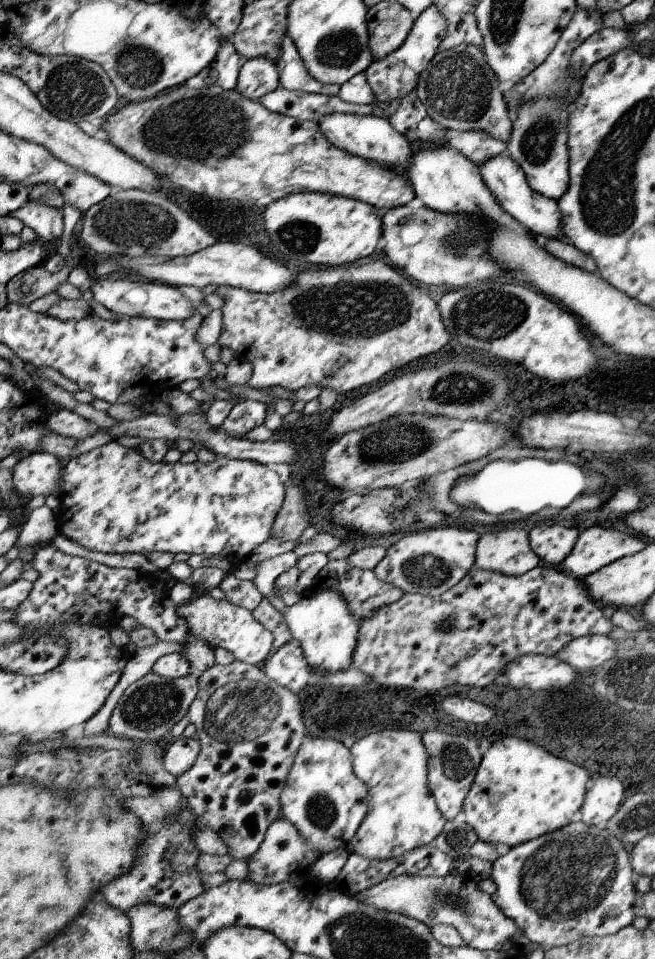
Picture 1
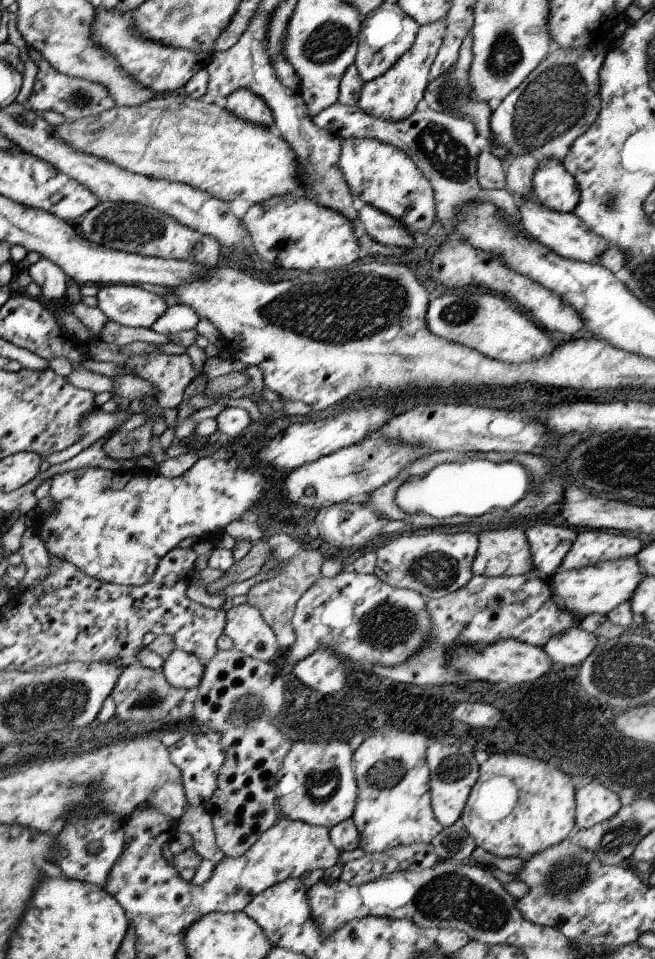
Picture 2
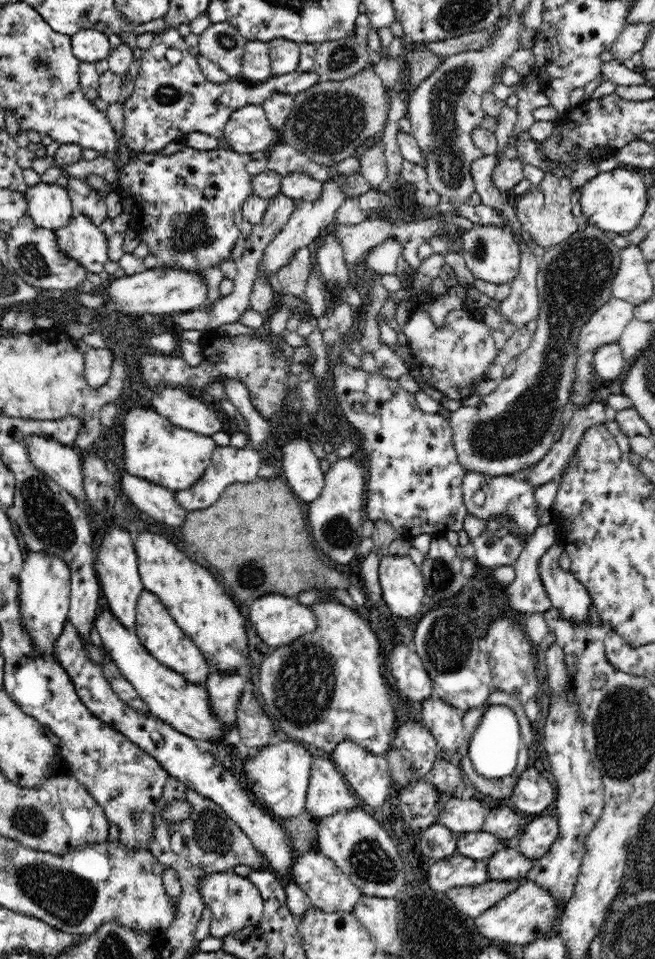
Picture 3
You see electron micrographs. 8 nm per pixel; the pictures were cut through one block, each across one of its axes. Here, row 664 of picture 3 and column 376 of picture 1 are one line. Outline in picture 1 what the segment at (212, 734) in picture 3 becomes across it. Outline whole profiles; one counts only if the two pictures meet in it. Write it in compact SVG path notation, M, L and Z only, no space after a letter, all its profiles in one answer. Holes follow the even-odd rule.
M331 114L323 116L317 128L323 132L323 136L339 150L363 158L369 164L379 164L387 170L393 170L397 174L407 174L411 158L413 158L413 146L411 142L403 136L397 134L385 118L375 118L375 116L351 116L351 114Z

